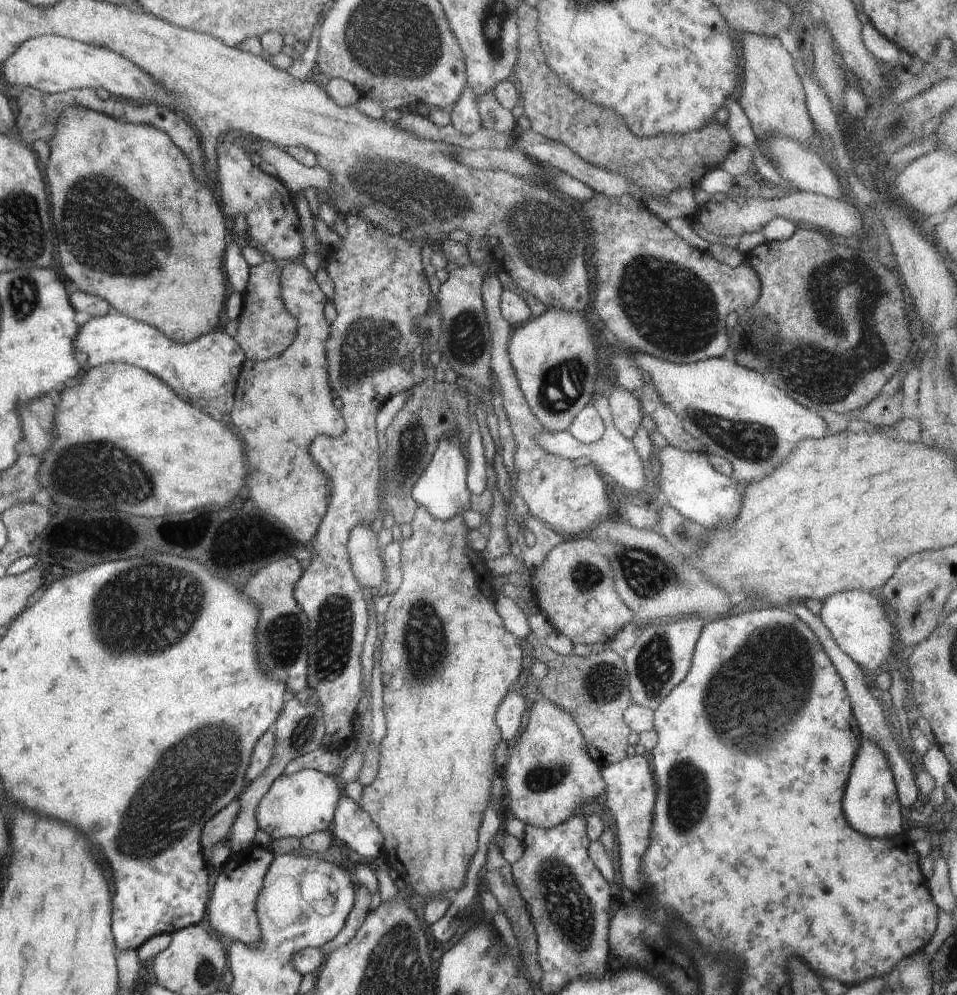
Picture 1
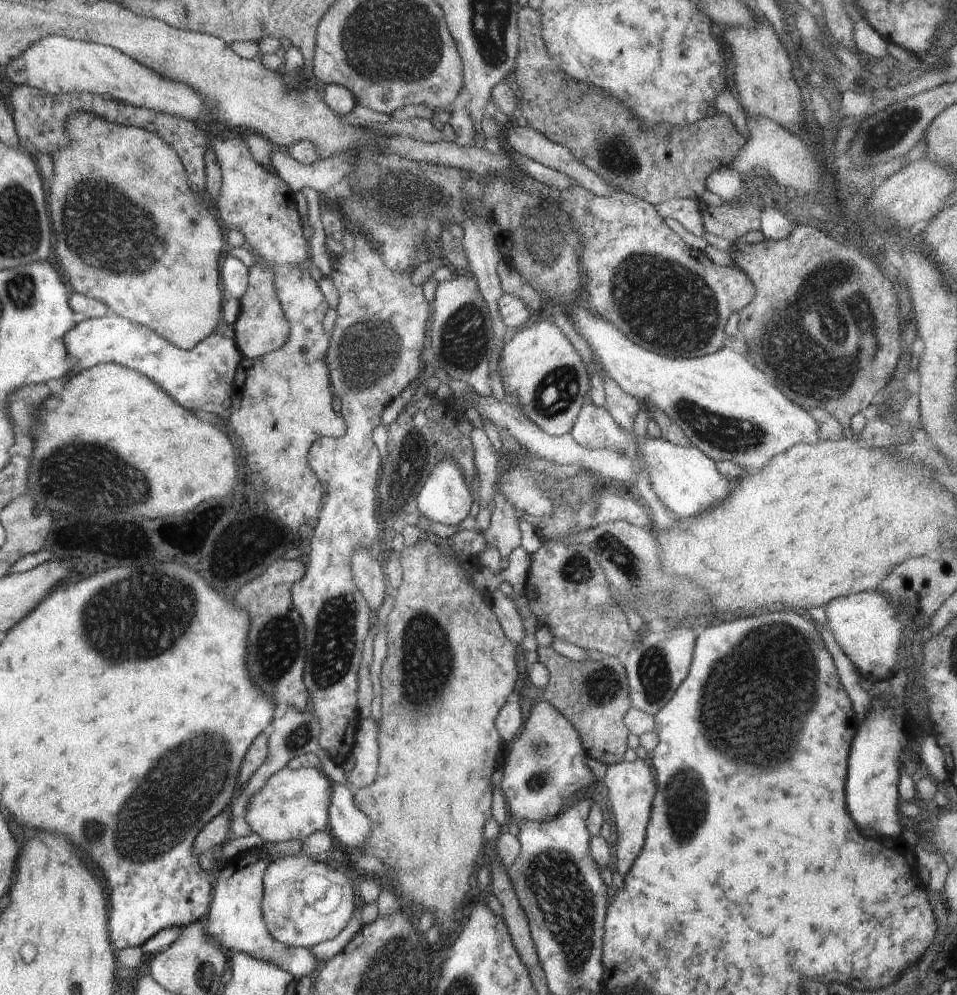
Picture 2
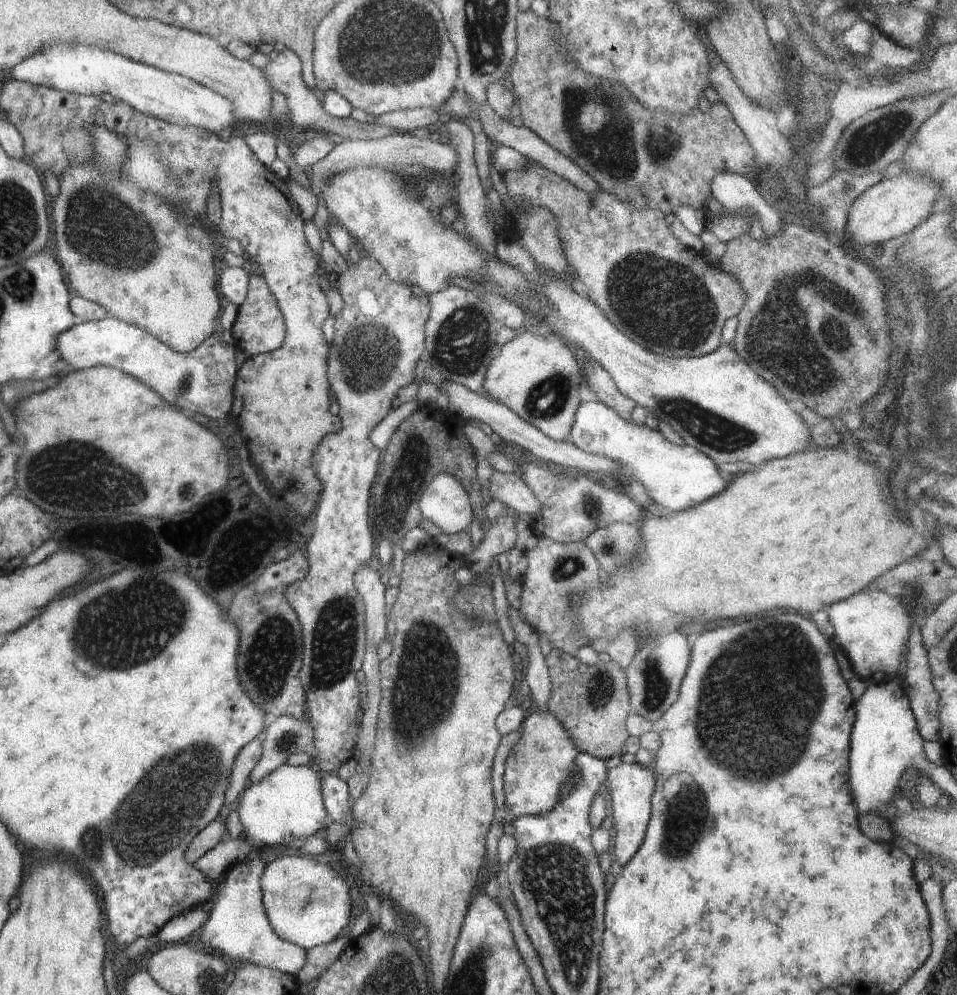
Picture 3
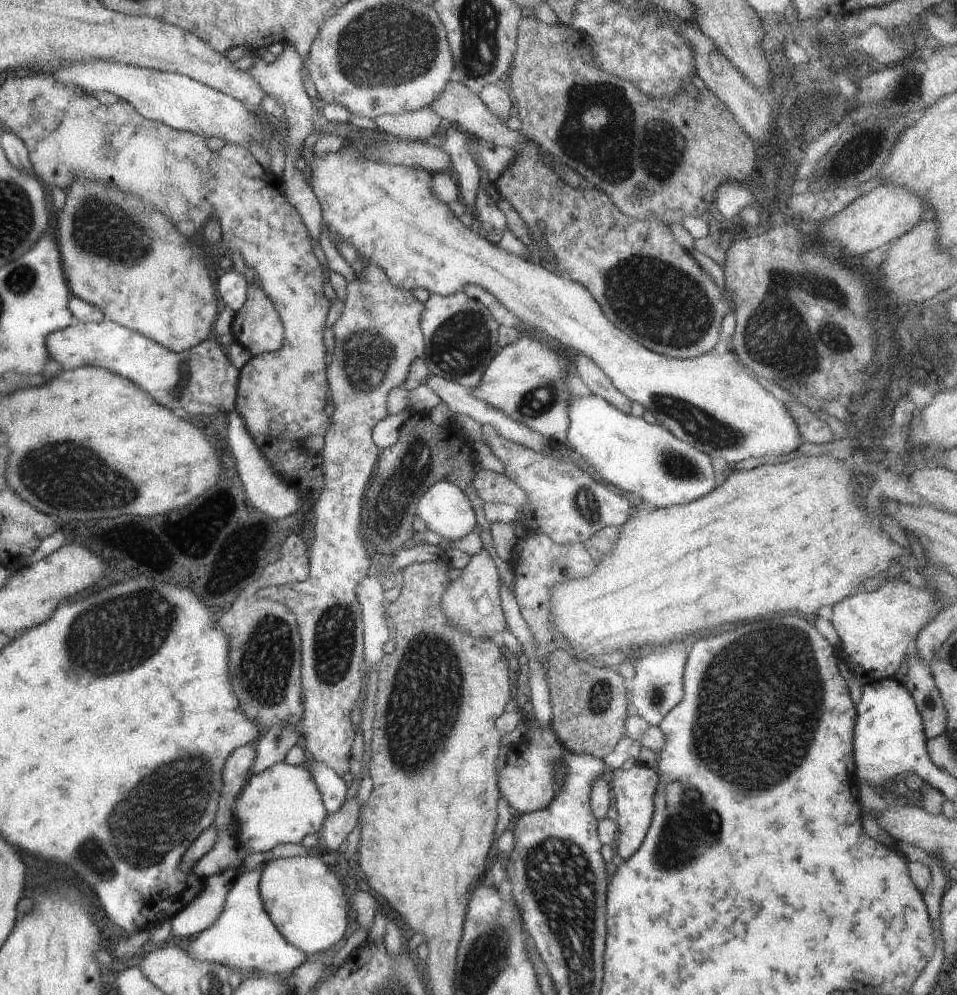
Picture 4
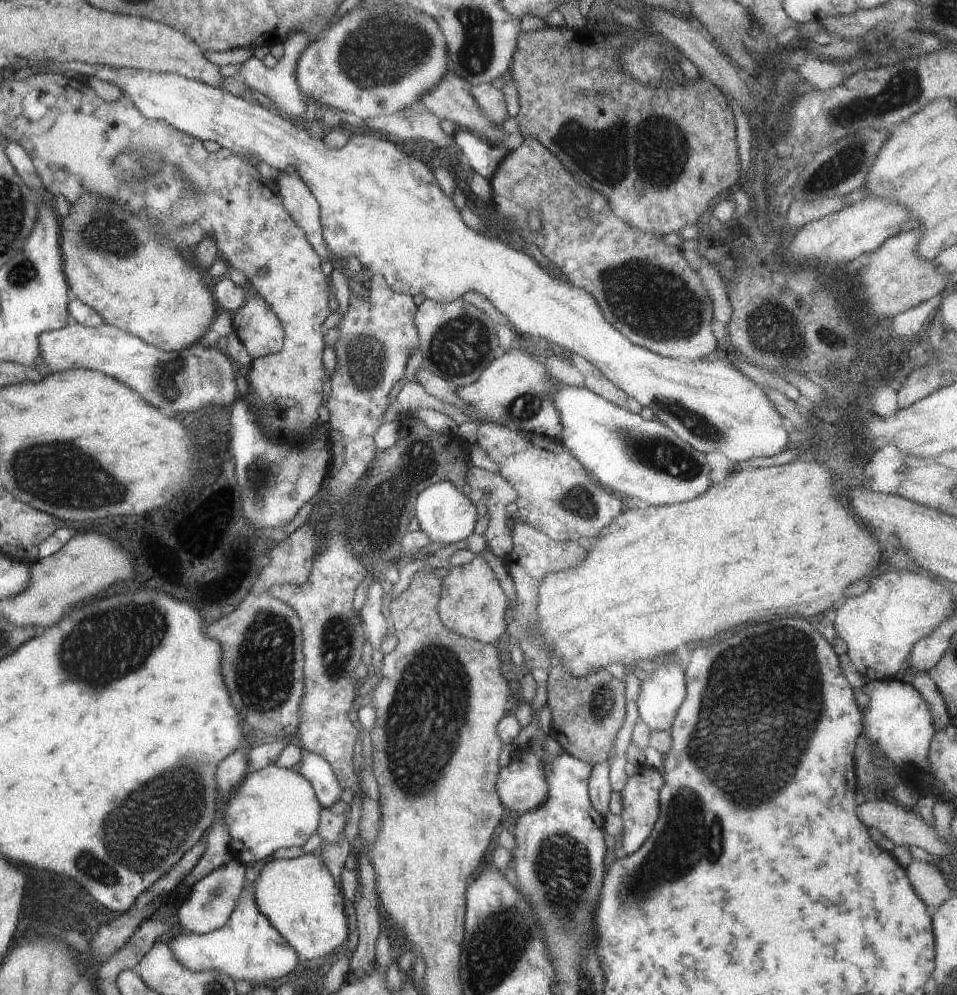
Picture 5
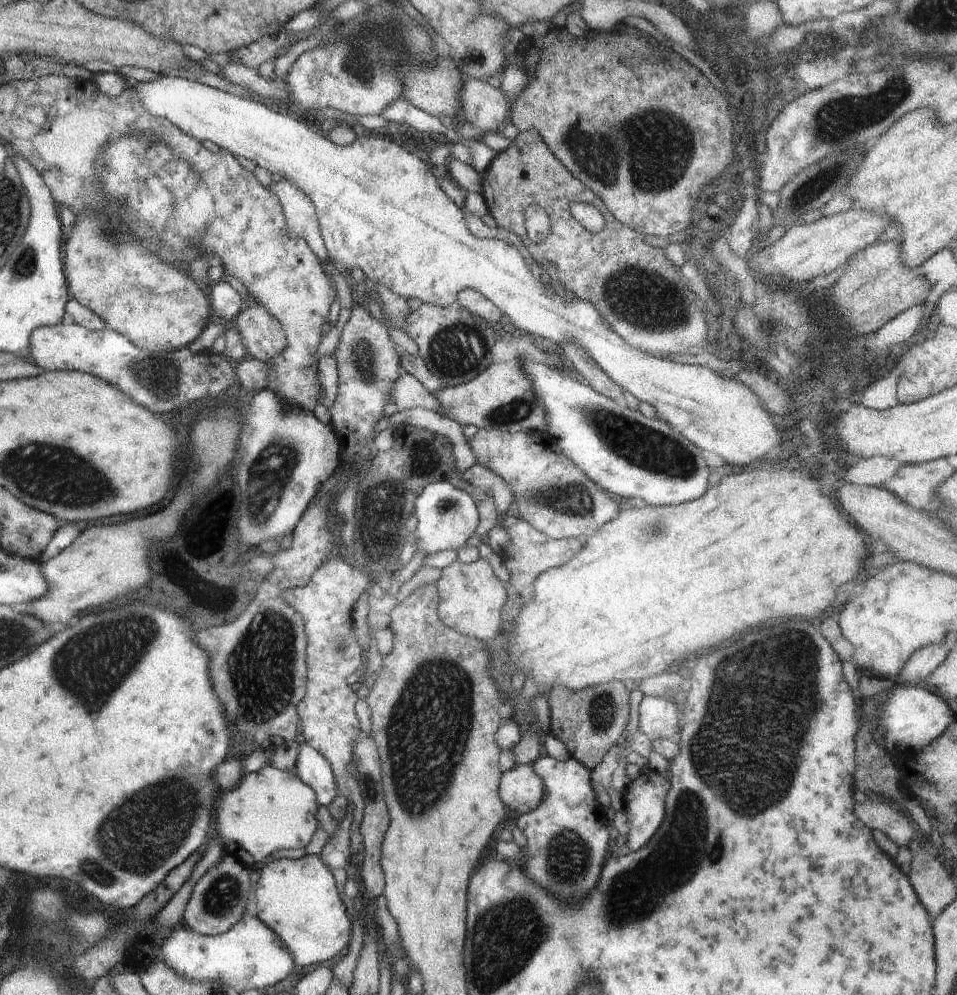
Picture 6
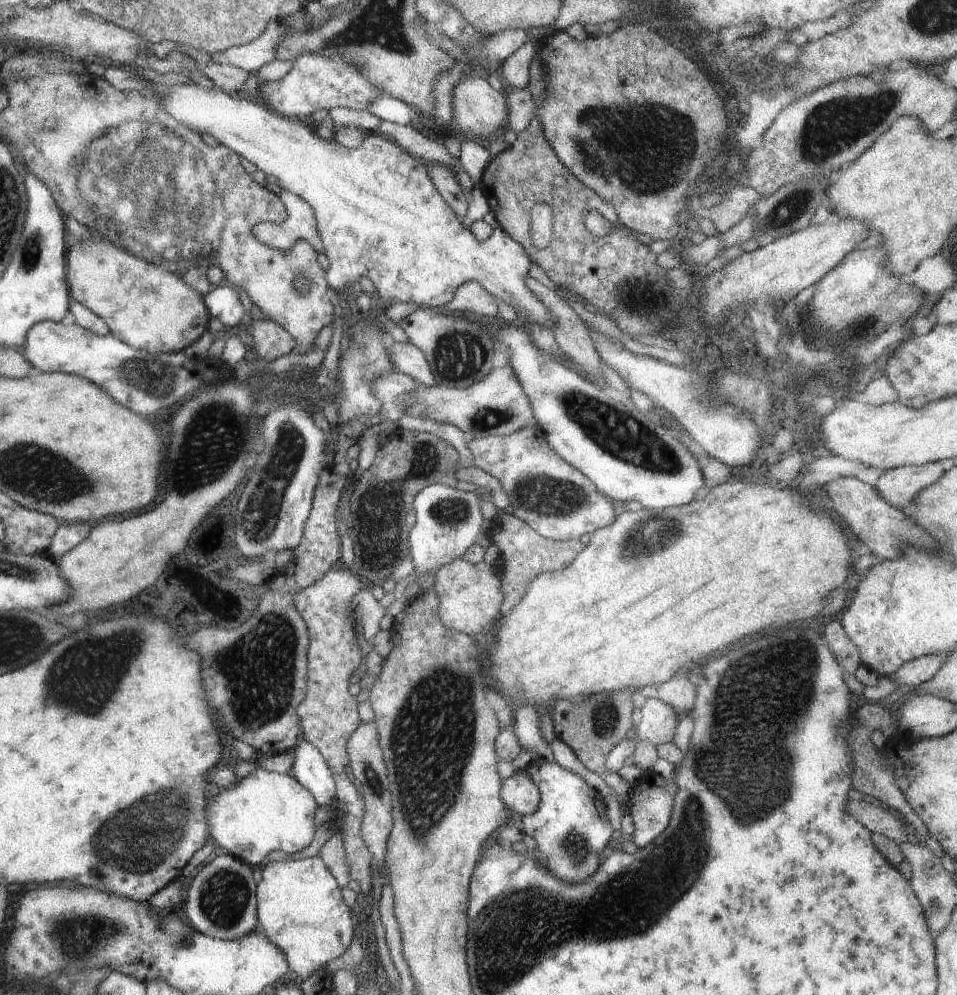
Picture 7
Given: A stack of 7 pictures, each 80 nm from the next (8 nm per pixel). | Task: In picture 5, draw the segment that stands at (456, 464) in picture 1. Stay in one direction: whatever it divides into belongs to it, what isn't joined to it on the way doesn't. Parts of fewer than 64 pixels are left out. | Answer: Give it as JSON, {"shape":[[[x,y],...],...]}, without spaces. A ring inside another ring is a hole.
{"shape":[[[448,481],[438,482],[430,488],[426,488],[415,503],[415,514],[420,523],[420,529],[428,534],[433,542],[442,542],[447,545],[461,545],[474,533],[479,520],[478,510],[479,506],[474,506],[468,497]]]}

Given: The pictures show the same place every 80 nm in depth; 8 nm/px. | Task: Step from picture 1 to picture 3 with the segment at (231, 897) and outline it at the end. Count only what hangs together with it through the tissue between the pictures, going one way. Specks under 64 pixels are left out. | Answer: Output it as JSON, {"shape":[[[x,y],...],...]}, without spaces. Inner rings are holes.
{"shape":[[[265,860],[238,863],[215,883],[214,904],[207,923],[200,934],[197,948],[212,950],[232,962],[232,966],[254,963],[280,973],[295,975],[307,961],[307,950],[280,938],[269,923],[263,905],[261,878],[266,866]]]}

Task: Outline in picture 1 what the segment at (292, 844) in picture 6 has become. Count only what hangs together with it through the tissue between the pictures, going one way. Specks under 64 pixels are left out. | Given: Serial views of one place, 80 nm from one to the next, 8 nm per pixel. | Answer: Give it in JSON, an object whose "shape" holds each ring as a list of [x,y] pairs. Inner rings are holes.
{"shape":[[[302,769],[289,775],[280,775],[274,779],[255,810],[258,828],[272,840],[288,836],[303,839],[315,832],[330,832],[333,816],[343,793],[343,786],[335,776],[316,769]]]}

